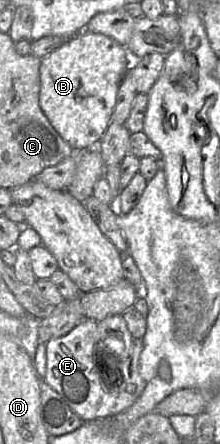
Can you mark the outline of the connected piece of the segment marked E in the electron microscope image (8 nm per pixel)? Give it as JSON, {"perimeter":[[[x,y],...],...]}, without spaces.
{"perimeter":[[[84,318],[67,335],[46,344],[46,375],[44,381],[55,390],[84,421],[105,418],[125,411],[141,396],[146,382],[137,369],[130,369],[130,385],[110,389],[103,380],[101,352],[97,344],[97,323]]]}

